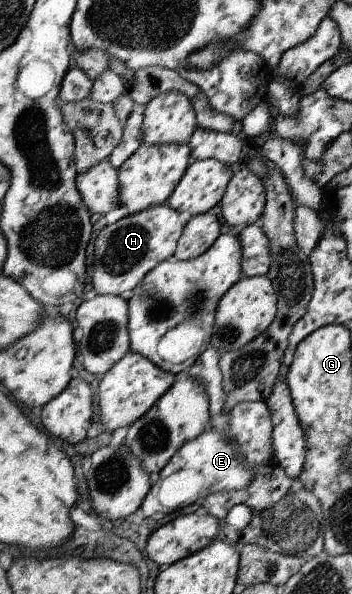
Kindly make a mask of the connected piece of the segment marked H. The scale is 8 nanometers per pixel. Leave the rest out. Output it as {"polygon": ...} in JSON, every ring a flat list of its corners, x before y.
{"polygon":[[167,203,146,209,144,212,113,217,96,240,93,260,93,285,97,294,122,296,176,252,177,240,184,233,180,213]]}

